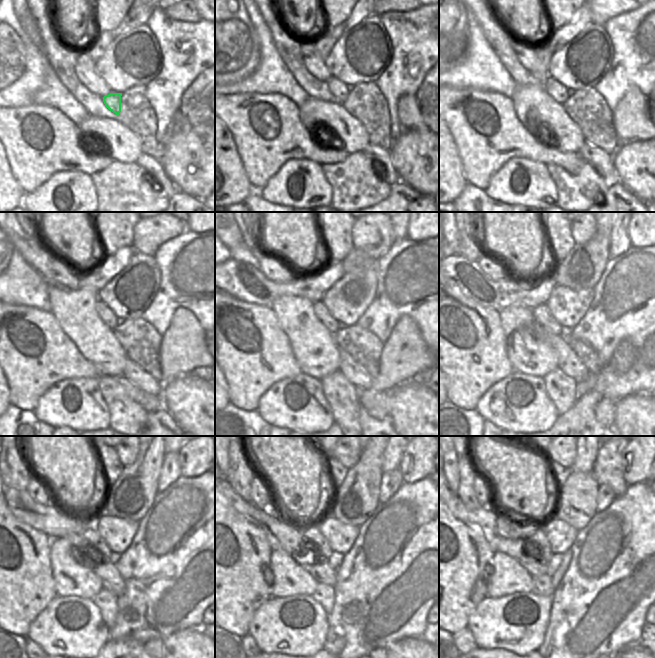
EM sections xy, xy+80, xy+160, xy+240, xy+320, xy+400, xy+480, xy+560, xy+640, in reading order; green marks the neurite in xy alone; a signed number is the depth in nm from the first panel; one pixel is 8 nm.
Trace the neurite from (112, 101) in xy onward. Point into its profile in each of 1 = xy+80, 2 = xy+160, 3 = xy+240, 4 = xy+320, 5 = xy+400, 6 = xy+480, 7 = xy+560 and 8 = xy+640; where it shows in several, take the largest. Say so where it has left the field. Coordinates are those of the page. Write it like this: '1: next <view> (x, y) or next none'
1: next xy+80 (339, 91)
2: next xy+160 (559, 92)
3: next xy+240 (107, 316)
4: next xy+320 (322, 313)
5: next xy+400 (541, 313)
6: next xy+480 (90, 534)
7: next xy+560 (323, 551)
8: next xy+640 (539, 544)

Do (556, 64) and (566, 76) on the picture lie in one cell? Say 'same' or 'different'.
same

